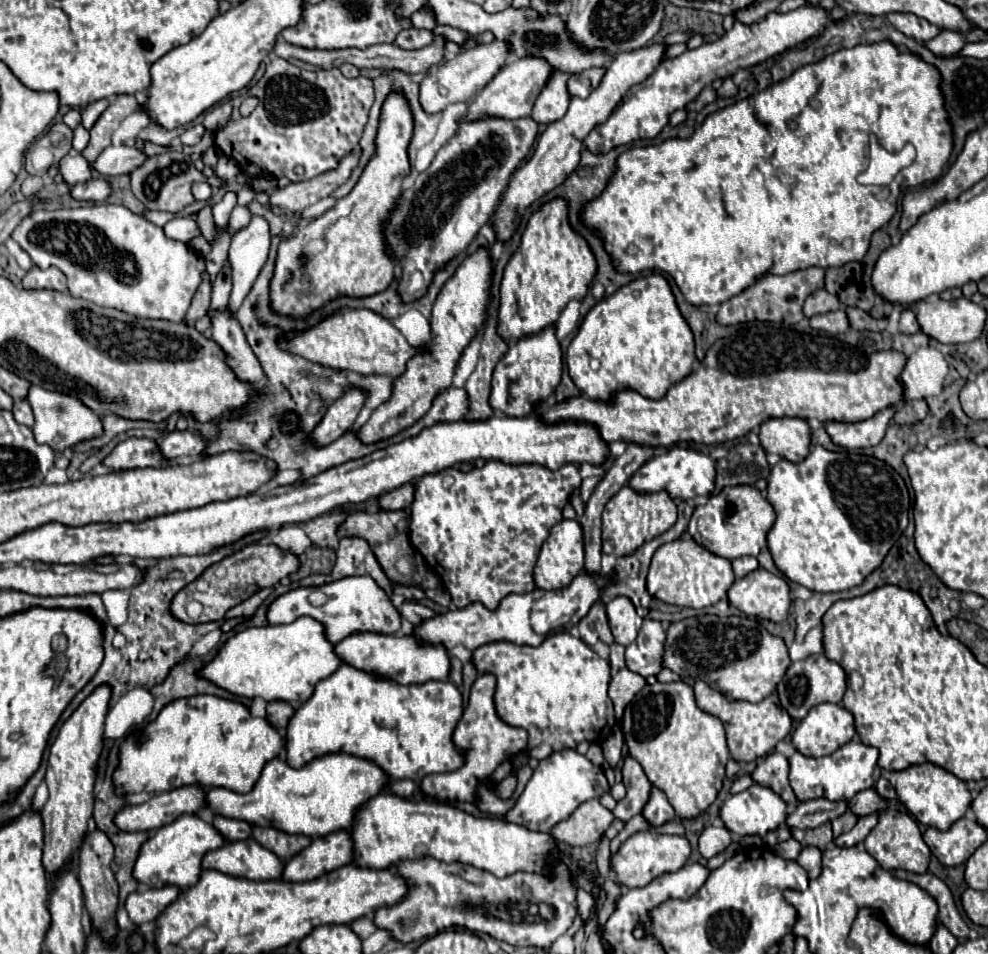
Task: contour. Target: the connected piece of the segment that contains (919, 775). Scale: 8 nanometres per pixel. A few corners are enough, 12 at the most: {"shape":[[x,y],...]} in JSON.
{"shape":[[932,763],[888,781],[916,821],[948,829],[972,801],[964,781]]}

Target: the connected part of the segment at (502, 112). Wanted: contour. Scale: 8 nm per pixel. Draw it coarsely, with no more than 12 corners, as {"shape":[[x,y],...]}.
{"shape":[[506,63],[462,121],[528,117],[550,65]]}

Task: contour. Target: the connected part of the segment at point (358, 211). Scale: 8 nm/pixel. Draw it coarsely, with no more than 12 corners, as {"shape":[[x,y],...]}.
{"shape":[[392,93],[358,185],[280,241],[270,307],[306,319],[390,287],[382,225],[410,173]]}

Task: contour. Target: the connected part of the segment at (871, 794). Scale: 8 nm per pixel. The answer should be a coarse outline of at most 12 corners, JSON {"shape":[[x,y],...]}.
{"shape":[[874,789],[860,791],[848,809],[862,817],[890,807]]}

